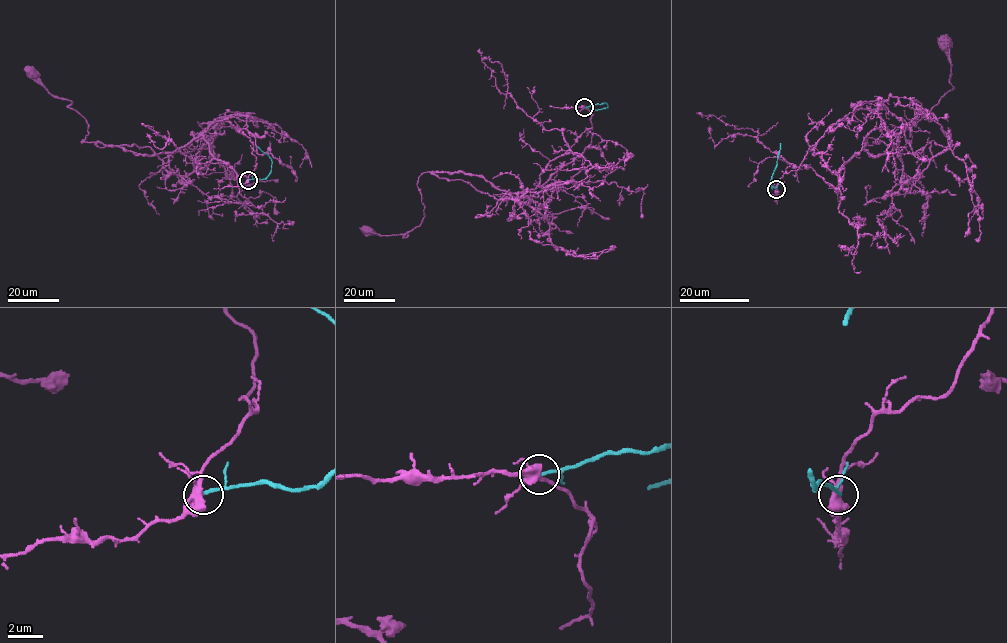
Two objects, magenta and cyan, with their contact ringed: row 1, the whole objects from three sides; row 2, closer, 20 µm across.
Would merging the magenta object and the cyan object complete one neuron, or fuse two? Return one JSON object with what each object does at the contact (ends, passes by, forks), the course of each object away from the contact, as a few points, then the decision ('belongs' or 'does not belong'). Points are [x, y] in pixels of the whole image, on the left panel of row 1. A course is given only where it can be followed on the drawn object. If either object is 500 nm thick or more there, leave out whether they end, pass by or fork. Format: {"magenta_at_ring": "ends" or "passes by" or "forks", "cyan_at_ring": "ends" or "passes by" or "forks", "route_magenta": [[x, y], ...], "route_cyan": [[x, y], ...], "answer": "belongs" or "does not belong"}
{"magenta_at_ring": "forks", "cyan_at_ring": "ends", "route_magenta": [[249, 180], [256, 145], [247, 129], [216, 120], [185, 145], [153, 155], [82, 143], [88, 124], [31, 73]], "route_cyan": [[249, 180], [265, 179], [270, 172], [272, 159], [257, 146]], "answer": "does not belong"}

